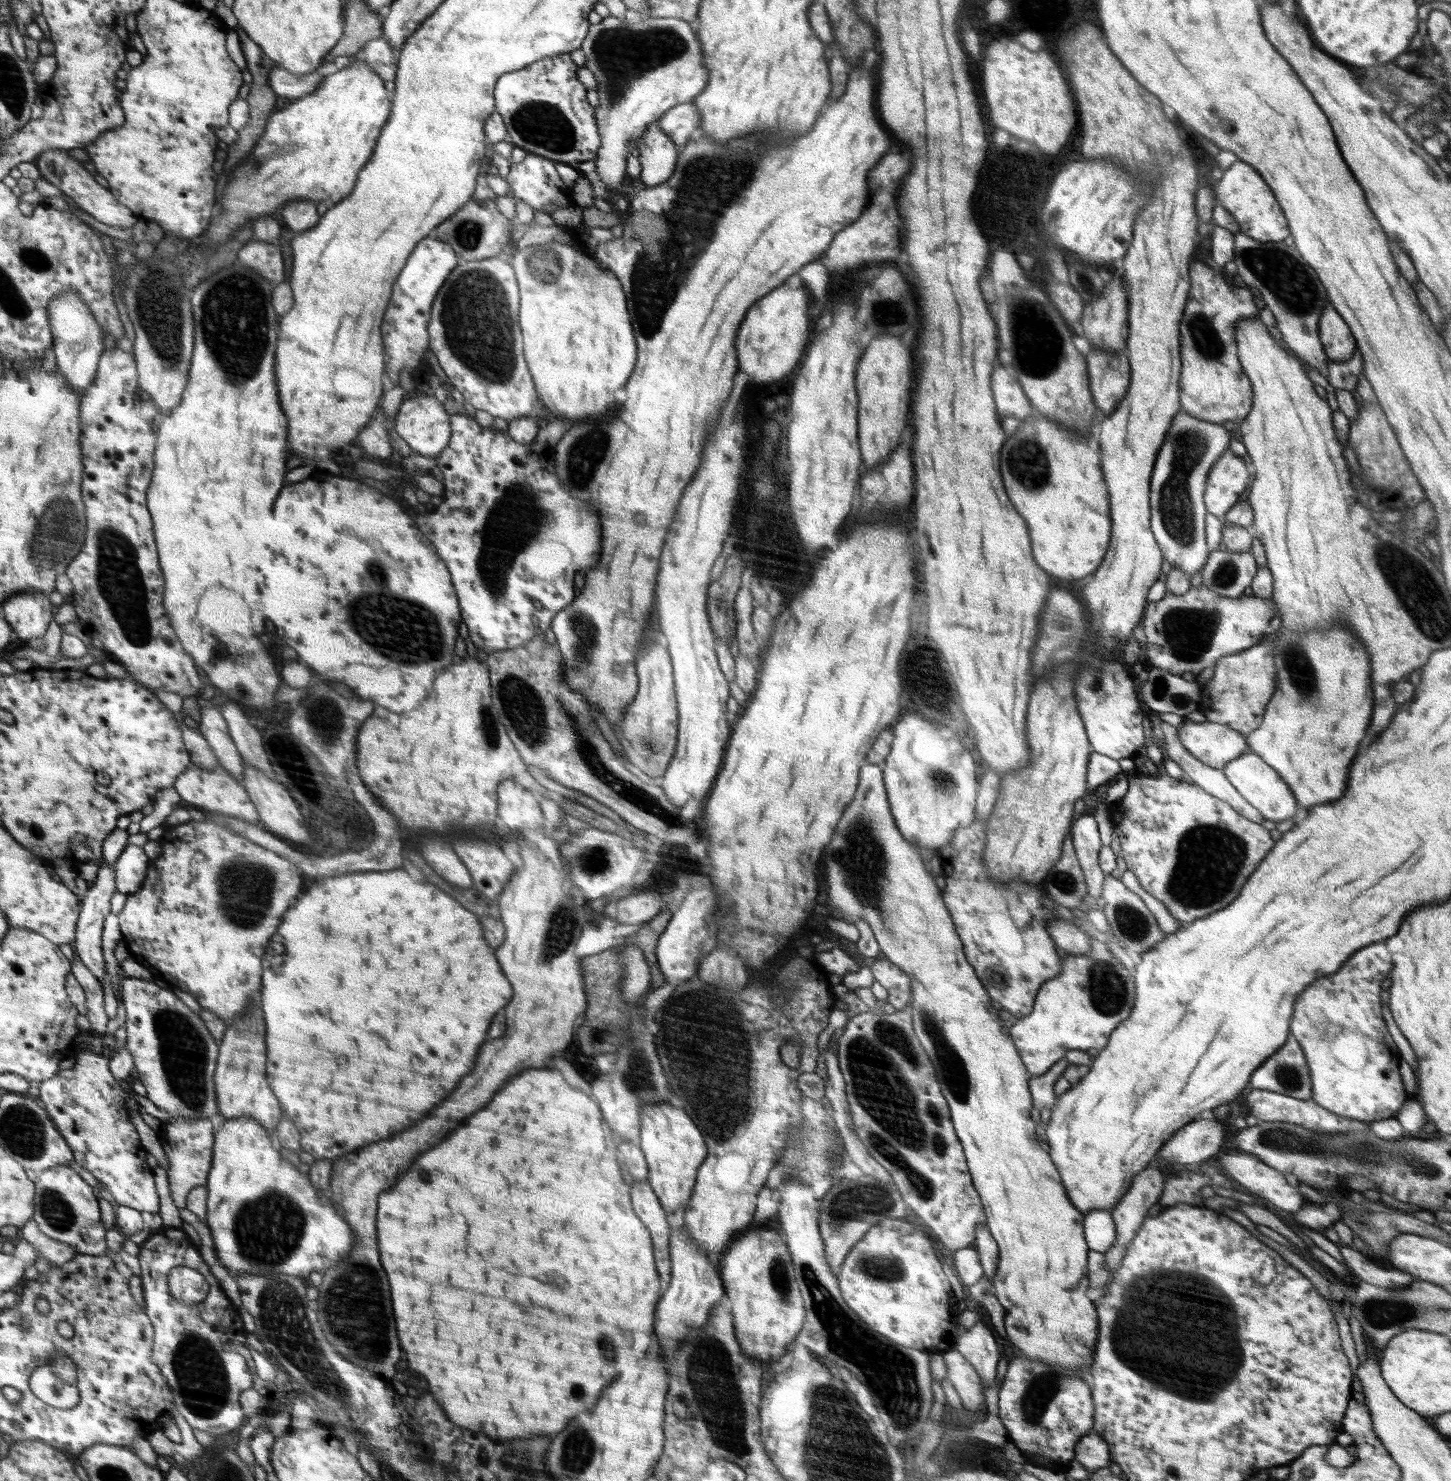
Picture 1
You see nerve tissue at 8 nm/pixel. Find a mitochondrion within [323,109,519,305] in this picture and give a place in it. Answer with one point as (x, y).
(468, 233)

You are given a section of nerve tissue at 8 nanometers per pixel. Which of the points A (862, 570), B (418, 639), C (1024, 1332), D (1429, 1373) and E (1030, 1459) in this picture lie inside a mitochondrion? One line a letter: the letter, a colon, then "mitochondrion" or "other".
A: other
B: mitochondrion
C: other
D: other
E: other

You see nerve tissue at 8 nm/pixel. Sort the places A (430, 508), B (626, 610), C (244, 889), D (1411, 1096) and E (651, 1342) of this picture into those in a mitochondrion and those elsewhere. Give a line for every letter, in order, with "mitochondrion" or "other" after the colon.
A: other
B: other
C: mitochondrion
D: other
E: other

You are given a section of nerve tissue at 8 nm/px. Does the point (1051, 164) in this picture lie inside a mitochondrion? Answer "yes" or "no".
no

